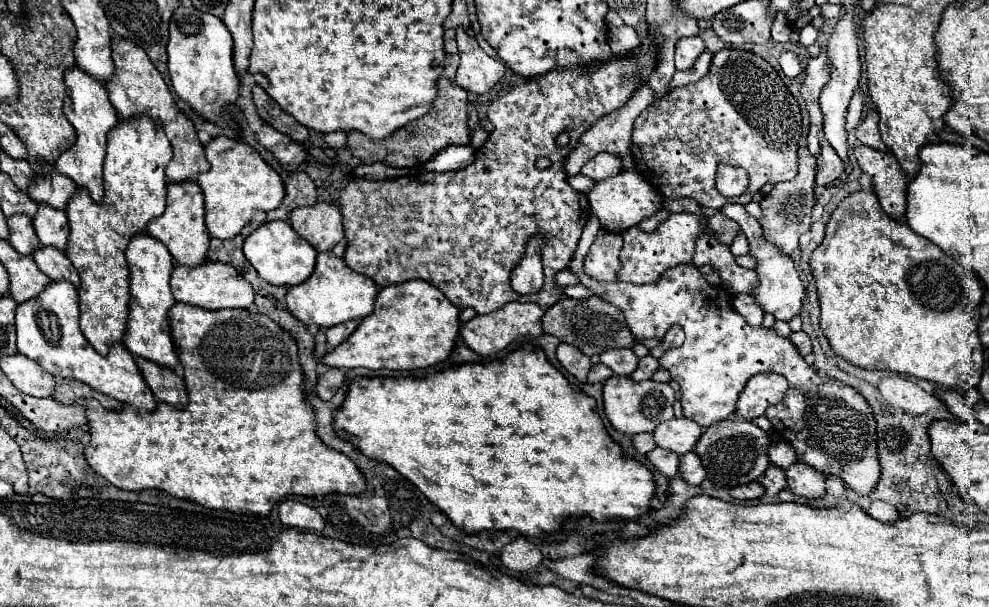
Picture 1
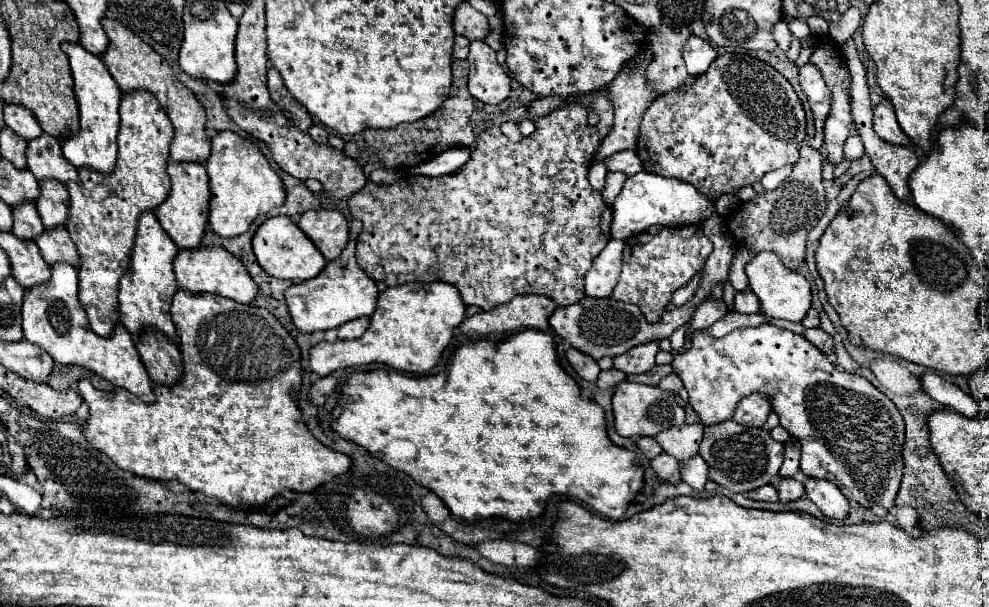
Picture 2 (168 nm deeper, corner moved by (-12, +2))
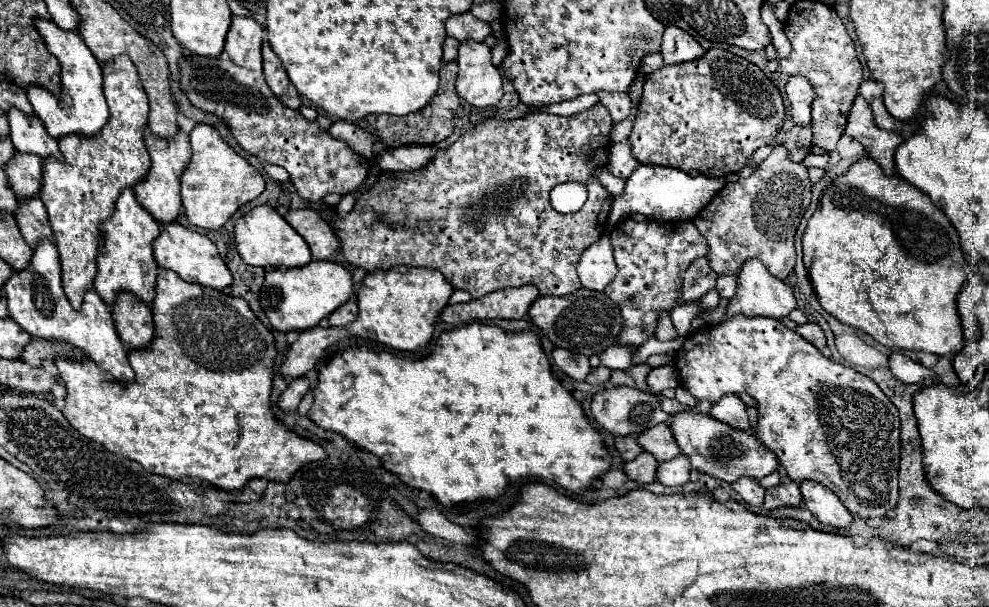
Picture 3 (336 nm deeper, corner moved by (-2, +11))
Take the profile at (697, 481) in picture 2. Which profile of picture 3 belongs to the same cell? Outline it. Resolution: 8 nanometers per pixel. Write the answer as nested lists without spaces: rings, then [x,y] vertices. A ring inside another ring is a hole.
[[[679,454],[677,458],[659,464],[657,480],[667,486],[681,486],[681,484],[689,482],[689,474],[691,474],[691,460],[683,458],[683,454]]]

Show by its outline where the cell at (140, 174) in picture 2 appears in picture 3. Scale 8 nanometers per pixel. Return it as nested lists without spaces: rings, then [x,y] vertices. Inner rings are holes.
[[[119,56],[103,64],[103,76],[103,90],[111,118],[101,134],[93,138],[77,134],[63,136],[59,148],[65,160],[59,162],[47,158],[43,162],[43,188],[39,196],[49,214],[49,224],[61,258],[63,288],[73,308],[81,308],[85,294],[93,290],[101,244],[99,226],[111,218],[119,194],[125,188],[137,186],[151,168],[151,158],[145,148],[149,98],[137,76],[137,68],[129,58]]]

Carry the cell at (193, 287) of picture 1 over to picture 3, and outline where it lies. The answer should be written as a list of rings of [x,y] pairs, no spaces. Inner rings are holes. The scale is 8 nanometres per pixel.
[[[177,222],[161,226],[159,238],[153,242],[153,252],[155,252],[155,260],[161,268],[173,270],[187,282],[197,282],[197,284],[203,284],[203,286],[209,286],[215,290],[225,290],[233,282],[231,272],[227,270],[223,258],[219,258],[217,246],[205,234],[193,232]]]

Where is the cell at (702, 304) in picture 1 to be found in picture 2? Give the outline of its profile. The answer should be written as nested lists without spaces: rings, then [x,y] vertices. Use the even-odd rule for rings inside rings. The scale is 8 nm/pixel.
[[[769,323],[741,327],[721,339],[713,339],[707,331],[695,331],[691,347],[685,353],[679,353],[671,365],[675,367],[675,373],[681,375],[689,393],[689,405],[701,417],[703,425],[731,419],[733,409],[743,397],[761,393],[769,397],[773,411],[779,415],[781,427],[799,441],[801,471],[807,477],[835,483],[847,499],[867,509],[873,505],[881,505],[885,509],[893,507],[903,479],[901,449],[905,443],[905,423],[899,409],[865,377],[839,371],[827,355],[803,335],[795,335]]]

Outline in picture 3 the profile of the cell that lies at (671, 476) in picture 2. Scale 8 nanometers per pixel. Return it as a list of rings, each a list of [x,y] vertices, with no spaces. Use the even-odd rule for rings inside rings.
[[[643,452],[635,460],[625,464],[625,474],[631,480],[637,480],[639,484],[649,484],[649,482],[655,482],[657,468],[659,468],[659,464],[655,462],[655,456]]]

